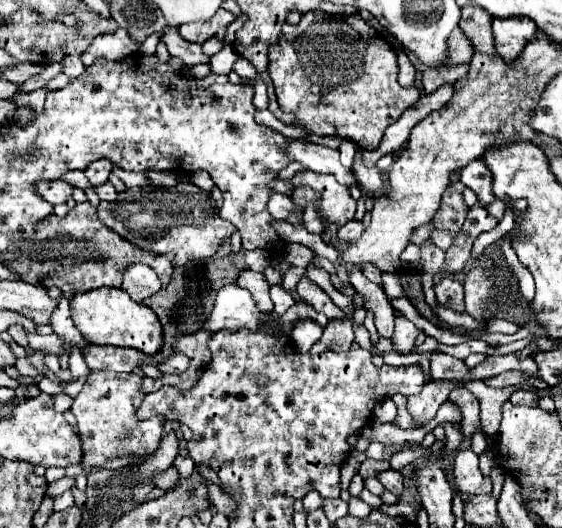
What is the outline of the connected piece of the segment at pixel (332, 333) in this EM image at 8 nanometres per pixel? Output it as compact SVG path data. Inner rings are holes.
M345 315L343 319L333 319L325 331L323 337L313 345L311 351L349 351L353 345L353 327L351 327L351 317Z

